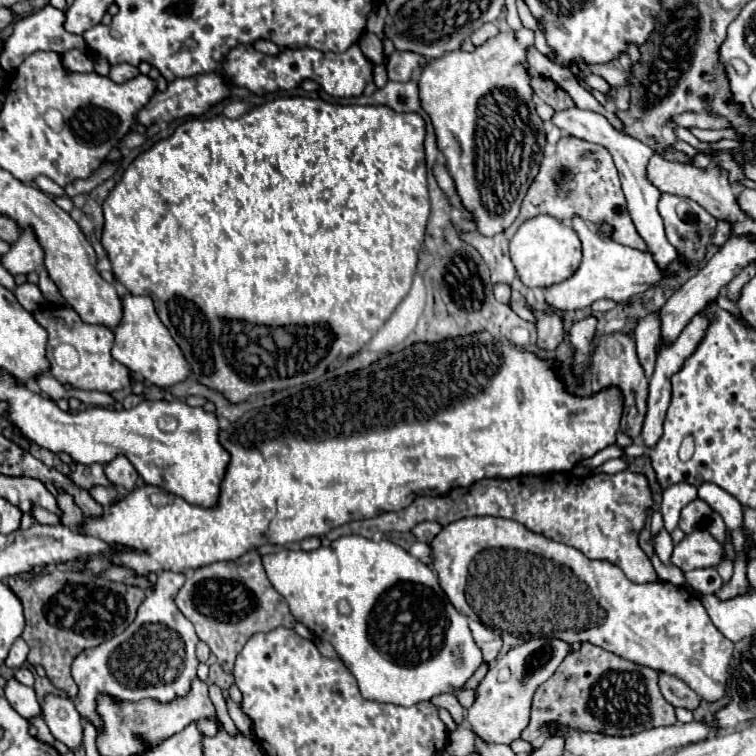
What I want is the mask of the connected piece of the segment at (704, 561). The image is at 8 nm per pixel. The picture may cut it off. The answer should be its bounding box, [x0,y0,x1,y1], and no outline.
[671,530,735,572]

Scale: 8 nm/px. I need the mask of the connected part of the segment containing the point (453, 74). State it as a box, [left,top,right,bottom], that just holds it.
[417,28,545,236]

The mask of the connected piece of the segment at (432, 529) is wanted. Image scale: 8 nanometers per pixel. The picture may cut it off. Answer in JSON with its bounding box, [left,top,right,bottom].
[411,522,441,544]

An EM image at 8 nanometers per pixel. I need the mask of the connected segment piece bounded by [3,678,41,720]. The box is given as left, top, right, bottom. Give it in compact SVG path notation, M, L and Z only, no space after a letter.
M9 678L7 684L3 686L5 690L5 698L9 700L9 704L23 716L23 718L33 718L41 714L41 704L35 696L35 690L17 682L15 678Z

